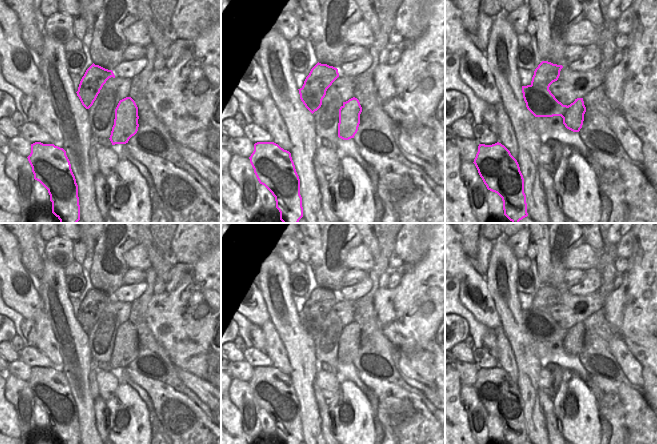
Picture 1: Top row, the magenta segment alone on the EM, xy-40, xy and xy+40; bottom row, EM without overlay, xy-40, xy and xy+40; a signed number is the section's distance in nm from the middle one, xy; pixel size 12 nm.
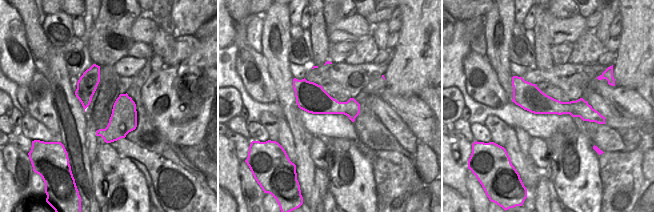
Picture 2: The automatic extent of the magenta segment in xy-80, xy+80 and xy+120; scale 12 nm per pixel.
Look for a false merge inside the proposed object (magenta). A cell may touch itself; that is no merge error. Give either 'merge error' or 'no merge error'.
merge error

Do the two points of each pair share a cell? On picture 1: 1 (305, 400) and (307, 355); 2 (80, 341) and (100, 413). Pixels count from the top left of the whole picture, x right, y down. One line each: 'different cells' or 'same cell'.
1: same cell
2: different cells

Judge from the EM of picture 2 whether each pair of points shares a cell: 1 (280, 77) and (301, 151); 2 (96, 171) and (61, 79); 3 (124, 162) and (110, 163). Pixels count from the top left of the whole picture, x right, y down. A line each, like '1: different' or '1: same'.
1: same
2: different
3: different

